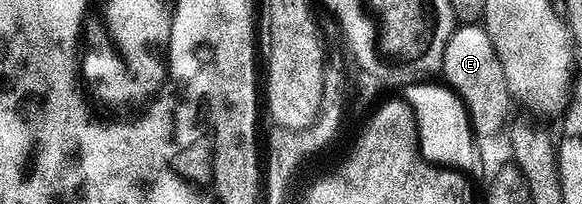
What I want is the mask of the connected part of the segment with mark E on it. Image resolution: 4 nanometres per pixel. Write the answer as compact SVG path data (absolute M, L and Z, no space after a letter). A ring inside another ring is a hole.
M461 25L454 30L443 53L440 74L445 75L444 82L456 91L465 104L465 109L469 112L469 125L478 140L484 141L499 134L501 130L506 130L505 122L509 119L509 103L511 104L507 77L503 77L503 65L499 65L495 45L491 45L491 37L484 26Z

